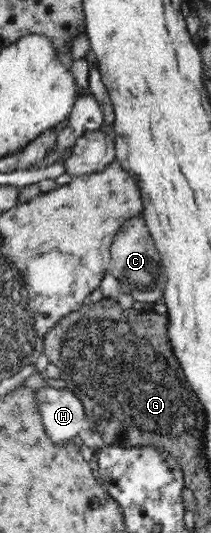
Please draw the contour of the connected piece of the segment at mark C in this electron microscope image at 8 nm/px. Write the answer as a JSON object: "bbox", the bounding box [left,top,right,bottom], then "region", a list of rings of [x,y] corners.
{"bbox":[109,216,167,304],"region":[[[141,216],[128,219],[117,231],[110,247],[109,272],[119,281],[120,289],[137,302],[154,304],[162,300],[167,275],[149,229]]]}

